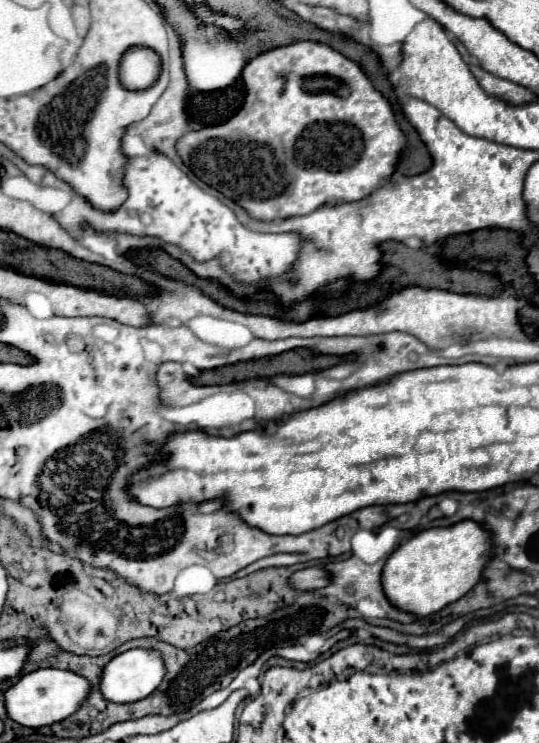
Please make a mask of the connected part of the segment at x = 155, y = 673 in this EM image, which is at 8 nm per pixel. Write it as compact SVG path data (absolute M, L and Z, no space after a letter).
M130 649L126 653L116 655L106 667L102 675L100 689L108 701L118 703L132 703L148 697L166 677L166 665L162 659L162 653L156 649Z

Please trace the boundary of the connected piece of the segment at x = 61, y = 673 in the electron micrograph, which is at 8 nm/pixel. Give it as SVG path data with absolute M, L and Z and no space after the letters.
M38 669L24 675L12 689L4 693L8 715L26 727L44 727L74 715L90 693L90 681L74 671L66 669Z

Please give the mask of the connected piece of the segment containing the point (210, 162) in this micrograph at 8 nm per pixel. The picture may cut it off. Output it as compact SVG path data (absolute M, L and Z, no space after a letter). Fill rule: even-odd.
M298 41L298 43L288 45L288 47L278 47L278 49L266 51L262 55L258 55L256 59L252 59L242 71L242 81L244 81L246 91L248 91L244 107L228 123L222 123L218 127L206 127L206 129L200 129L200 131L186 133L178 141L176 147L178 147L178 153L180 153L182 161L184 161L184 165L190 167L196 173L196 177L200 177L210 187L216 187L226 197L230 197L236 203L240 203L250 213L250 217L260 219L260 221L274 221L274 219L286 219L286 217L294 217L294 215L312 213L314 209L318 209L320 205L324 205L328 201L360 201L366 195L370 195L374 189L378 189L378 185L386 183L390 179L390 175L394 173L396 163L398 163L398 159L400 159L400 155L402 155L402 151L406 147L406 137L400 131L400 127L396 125L396 119L394 119L390 103L374 89L374 85L362 73L362 69L354 61L344 57L342 53L338 53L338 51L334 51L334 49L326 47L326 45L320 45L320 43ZM318 75L336 79L344 89L342 91L310 91L308 81L312 77L318 77Z

